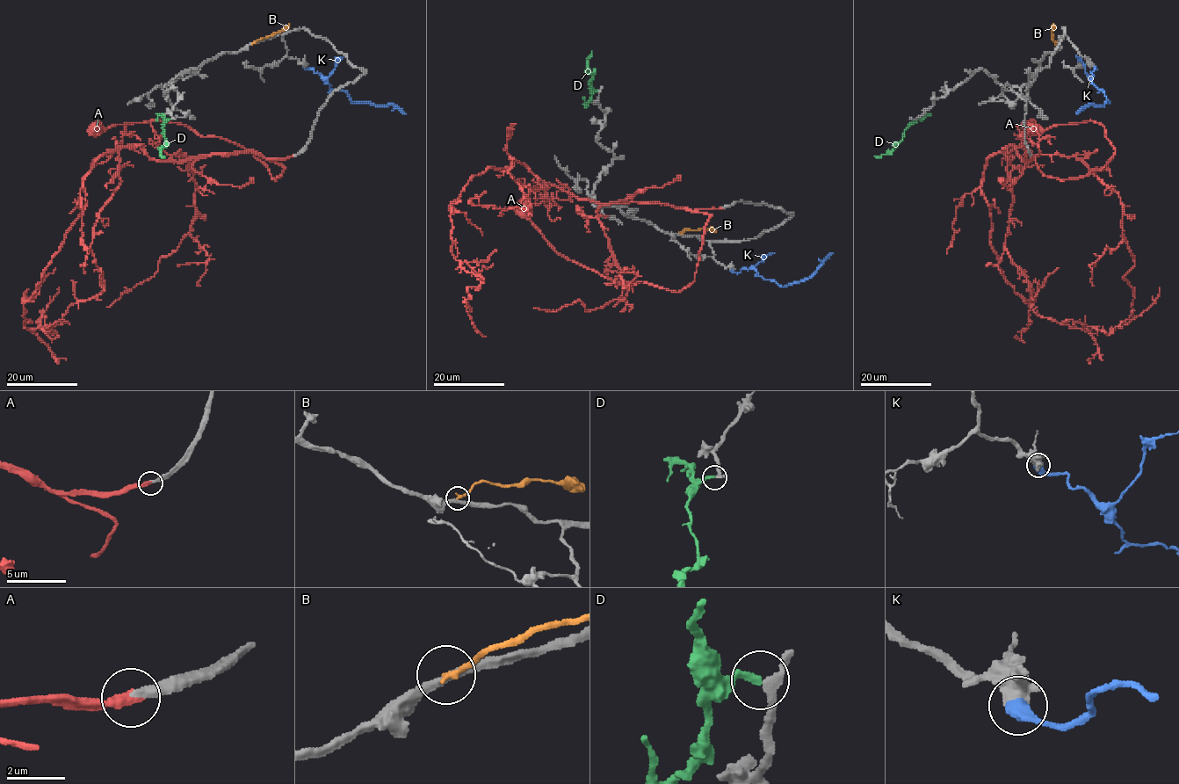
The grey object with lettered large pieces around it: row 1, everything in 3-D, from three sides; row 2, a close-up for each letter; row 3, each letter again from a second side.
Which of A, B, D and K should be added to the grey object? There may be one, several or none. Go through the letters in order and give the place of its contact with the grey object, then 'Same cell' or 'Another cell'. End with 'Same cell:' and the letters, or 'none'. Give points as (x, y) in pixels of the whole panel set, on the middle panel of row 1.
A: Touches grey at (721, 208). Same cell
B: Touches grey at (679, 234). Another cell
D: Touches grey at (597, 90). Same cell
K: Touches grey at (732, 271). Same cell
Same cell: A, D, K

